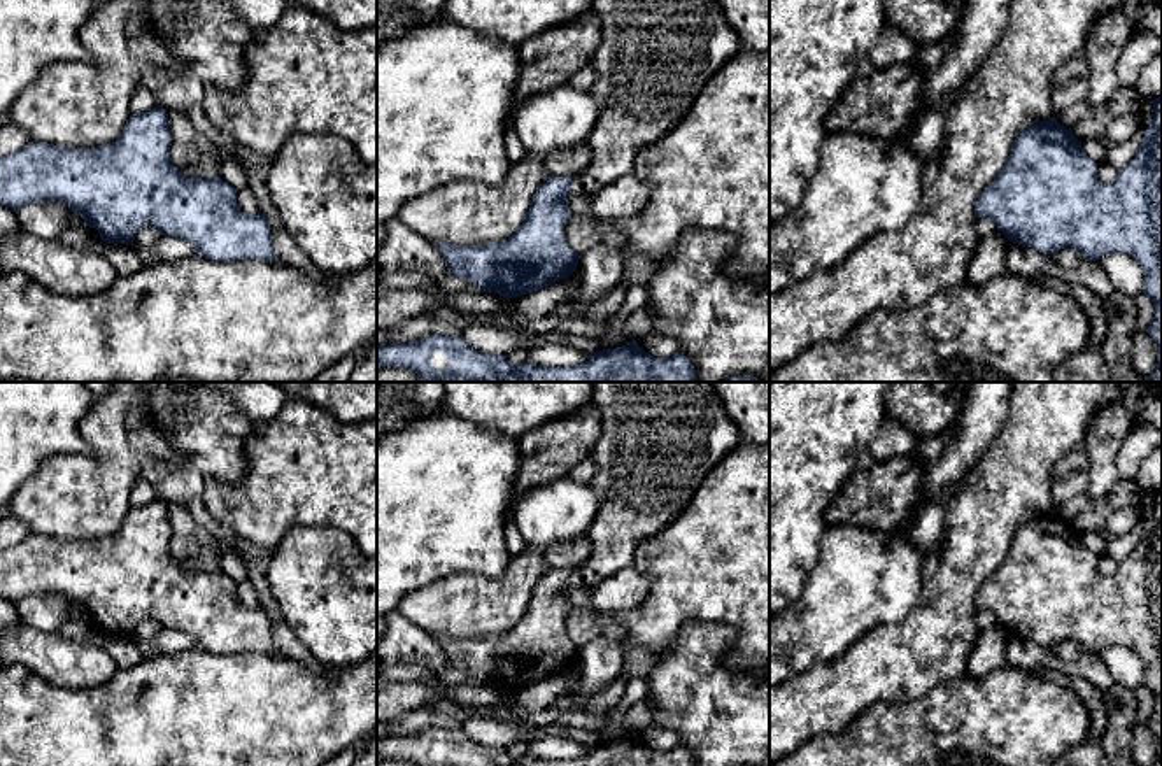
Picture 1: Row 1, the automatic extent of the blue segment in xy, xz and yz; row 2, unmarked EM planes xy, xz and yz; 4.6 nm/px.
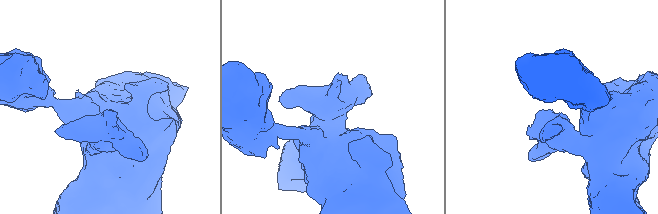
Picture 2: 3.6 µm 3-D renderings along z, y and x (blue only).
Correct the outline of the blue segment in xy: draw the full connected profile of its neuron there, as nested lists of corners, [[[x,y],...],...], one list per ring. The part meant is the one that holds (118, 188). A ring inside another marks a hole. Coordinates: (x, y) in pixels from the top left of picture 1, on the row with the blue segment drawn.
[[[154,107],[144,114],[131,114],[128,126],[112,144],[91,149],[65,149],[54,144],[32,142],[21,151],[0,158],[0,207],[19,210],[28,203],[61,202],[72,212],[77,212],[89,228],[95,228],[107,245],[133,245],[138,230],[152,226],[163,237],[189,240],[196,247],[196,254],[214,261],[279,261],[268,219],[263,214],[244,214],[237,205],[237,189],[221,177],[182,175],[172,163],[170,145],[168,114],[163,107]]]

